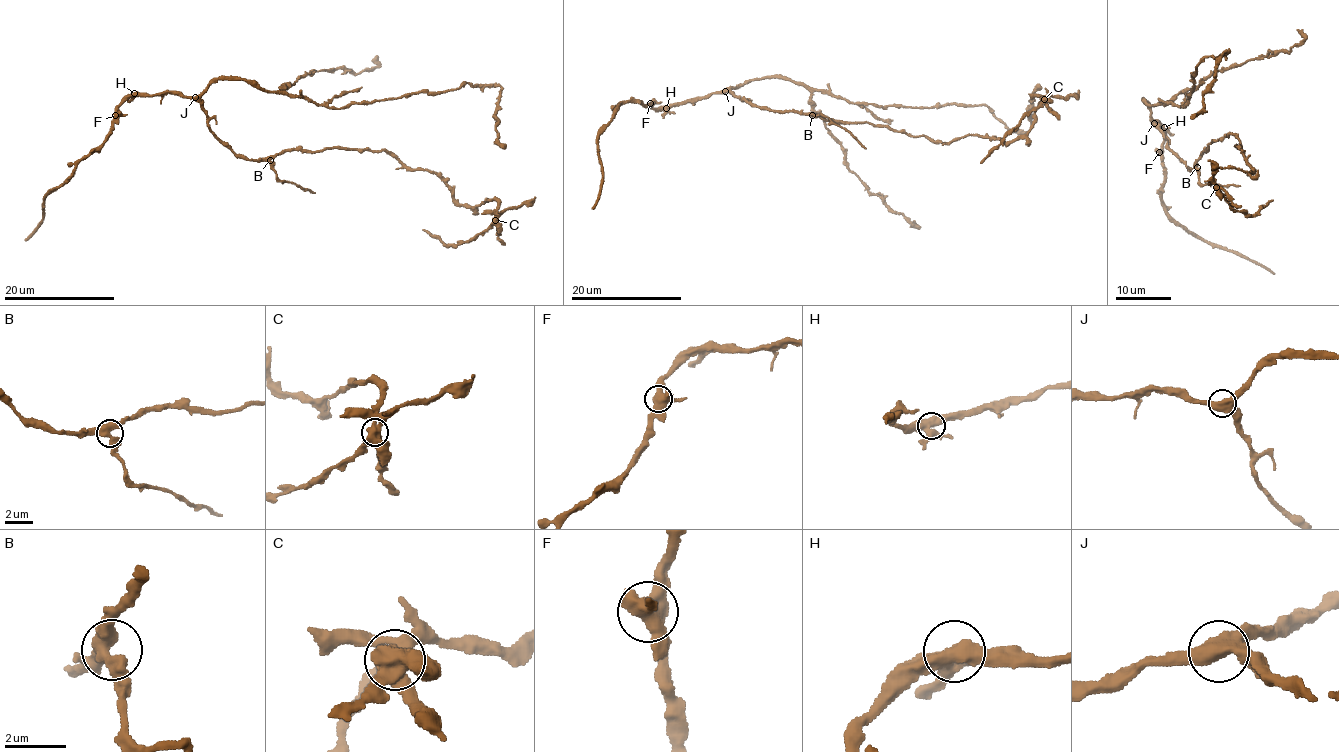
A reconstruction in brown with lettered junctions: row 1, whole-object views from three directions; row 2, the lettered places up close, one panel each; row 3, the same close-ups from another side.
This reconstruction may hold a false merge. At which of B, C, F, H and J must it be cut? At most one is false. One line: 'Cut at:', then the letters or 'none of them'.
Cut at: C

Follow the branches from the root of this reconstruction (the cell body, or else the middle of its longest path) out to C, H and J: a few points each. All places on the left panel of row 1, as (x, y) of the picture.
C: (214, 133), (249, 159), (332, 147), (387, 150), (407, 166), (435, 172), (460, 204), (492, 199), (495, 220)
H: (214, 133), (205, 110), (197, 99), (171, 93), (134, 93)
J: (214, 133), (205, 110), (195, 97)

